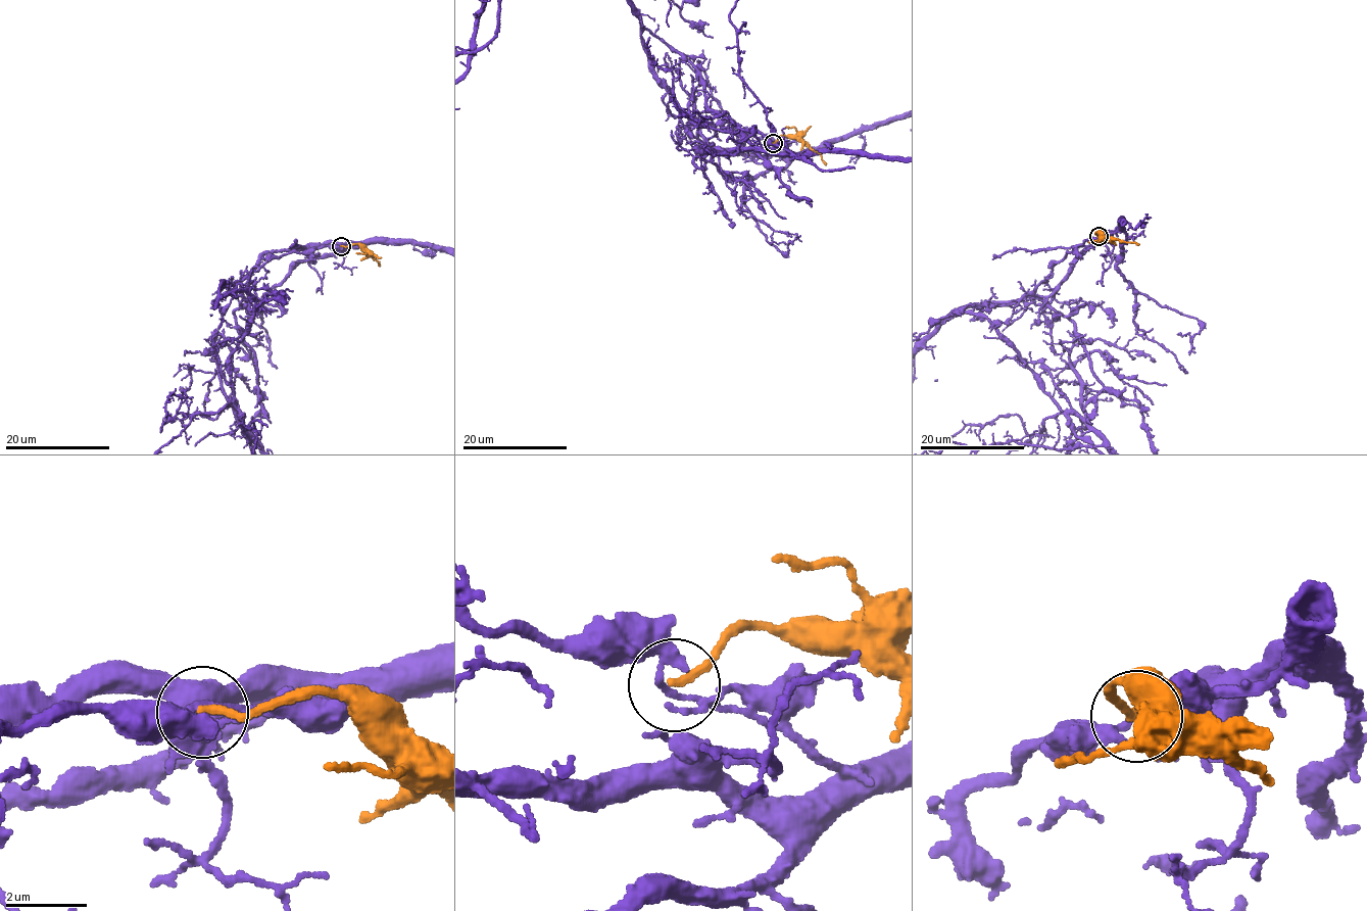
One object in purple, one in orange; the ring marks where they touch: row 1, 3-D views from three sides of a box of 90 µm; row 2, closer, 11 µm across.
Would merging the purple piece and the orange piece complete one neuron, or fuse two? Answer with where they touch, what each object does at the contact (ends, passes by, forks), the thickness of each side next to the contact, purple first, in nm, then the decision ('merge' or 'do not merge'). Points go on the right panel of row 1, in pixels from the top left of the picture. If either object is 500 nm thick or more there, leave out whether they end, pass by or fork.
(1099, 236) | purple passes by | orange ends | 140/190 nm | do not merge

